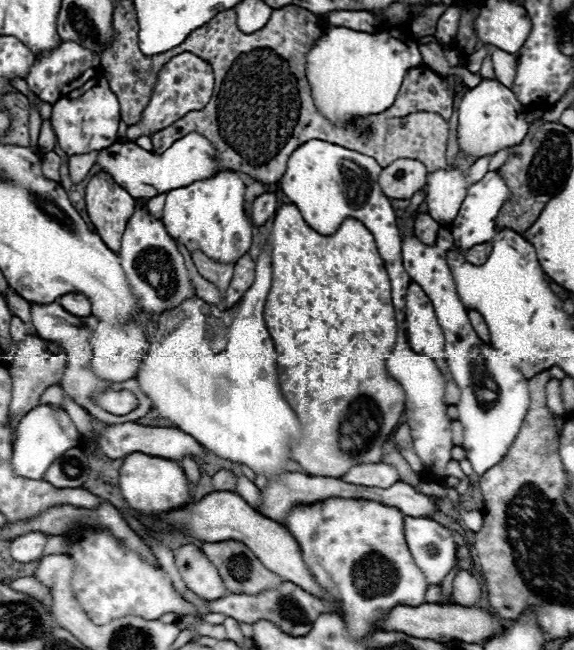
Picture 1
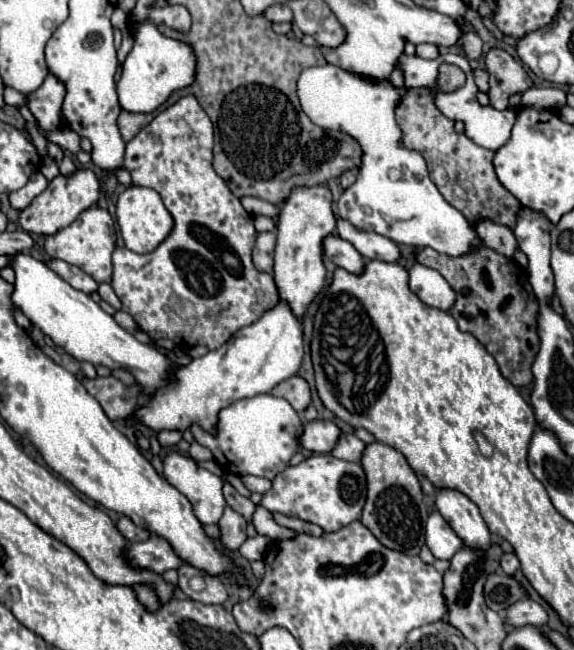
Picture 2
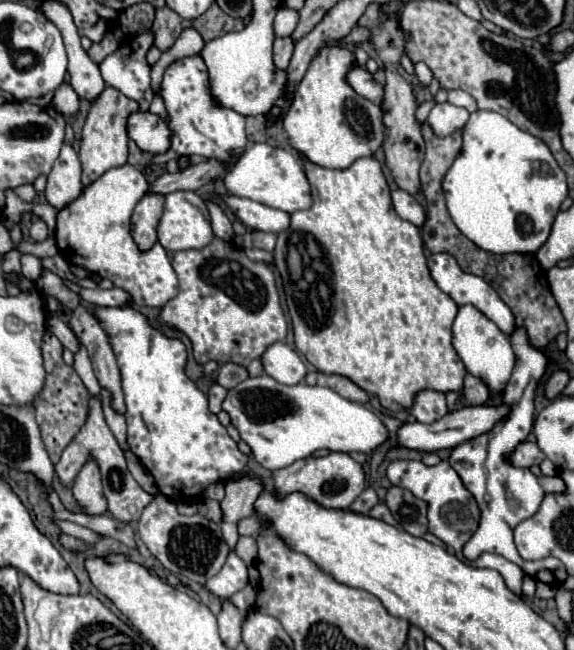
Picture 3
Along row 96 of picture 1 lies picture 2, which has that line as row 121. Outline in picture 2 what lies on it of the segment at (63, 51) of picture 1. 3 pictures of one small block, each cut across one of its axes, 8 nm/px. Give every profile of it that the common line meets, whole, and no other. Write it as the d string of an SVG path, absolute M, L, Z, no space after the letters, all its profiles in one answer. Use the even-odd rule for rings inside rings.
M48 74L44 84L28 94L28 108L32 110L32 114L38 120L38 126L44 128L46 132L50 130L58 130L62 128L62 118L60 118L60 108L62 108L62 100L64 100L64 86L58 82L56 76Z

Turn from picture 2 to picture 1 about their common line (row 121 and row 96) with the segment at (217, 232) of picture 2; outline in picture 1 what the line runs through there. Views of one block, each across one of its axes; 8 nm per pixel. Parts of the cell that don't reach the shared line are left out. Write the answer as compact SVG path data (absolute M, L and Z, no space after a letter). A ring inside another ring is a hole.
M190 52L174 56L160 70L158 84L154 88L150 104L146 106L146 110L142 114L142 120L128 126L126 138L130 142L134 142L142 134L152 134L152 130L162 130L164 126L170 126L172 122L180 120L184 114L204 108L208 104L210 96L212 96L212 88L214 88L214 76L212 76L212 68L206 60L202 60L202 58L198 58L196 54L190 54Z

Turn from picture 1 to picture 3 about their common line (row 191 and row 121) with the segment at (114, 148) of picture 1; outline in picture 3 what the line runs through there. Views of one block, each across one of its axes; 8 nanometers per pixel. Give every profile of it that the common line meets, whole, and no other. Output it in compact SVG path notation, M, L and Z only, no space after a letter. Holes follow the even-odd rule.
M136 110L128 118L130 122L130 138L142 152L164 154L172 146L172 130L168 126L168 118L160 118L152 112Z

